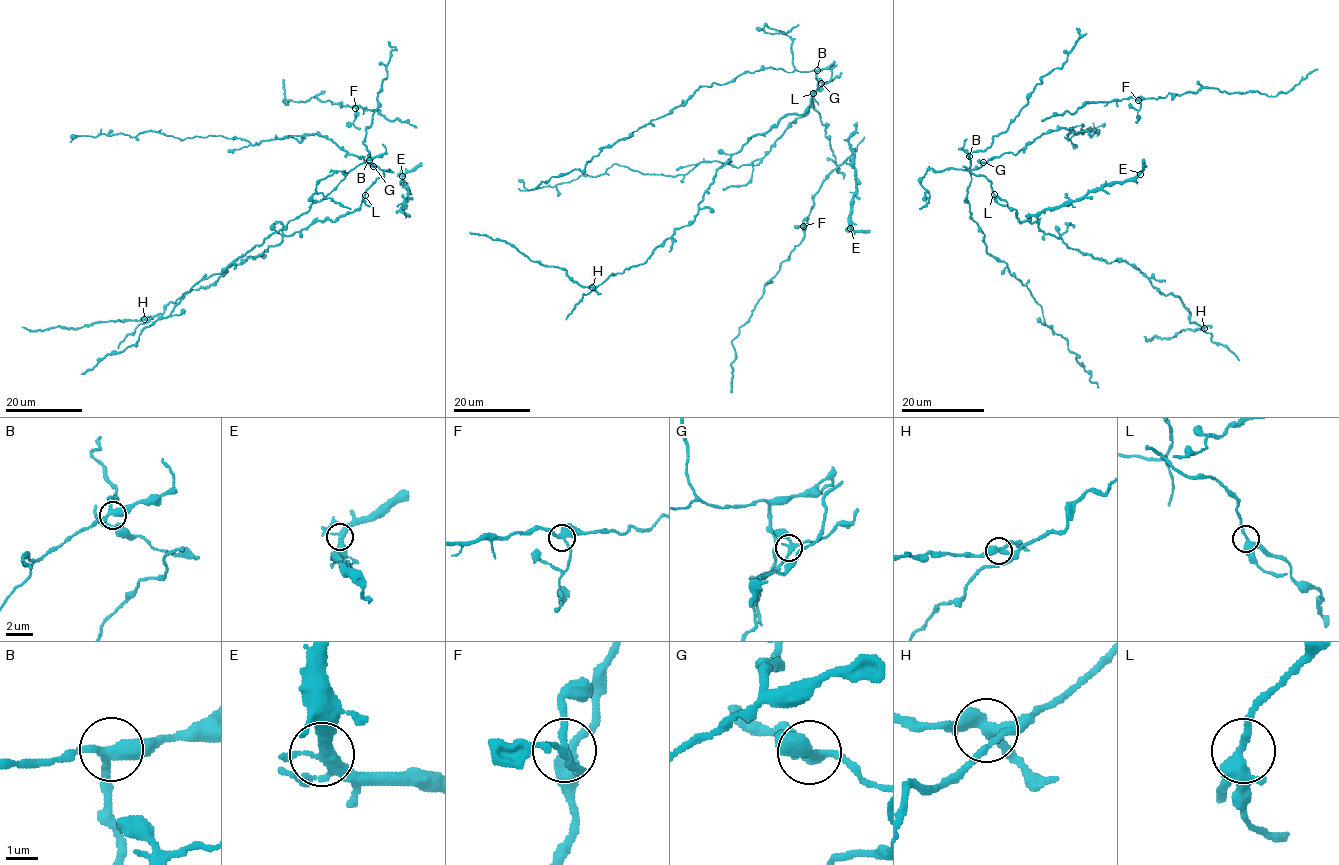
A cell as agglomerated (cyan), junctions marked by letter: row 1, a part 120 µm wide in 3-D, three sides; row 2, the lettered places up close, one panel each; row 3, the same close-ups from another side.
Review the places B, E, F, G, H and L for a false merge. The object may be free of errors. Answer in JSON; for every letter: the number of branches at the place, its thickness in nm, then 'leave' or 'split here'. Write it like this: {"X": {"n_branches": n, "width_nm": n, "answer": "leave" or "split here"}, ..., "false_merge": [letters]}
{"B": {"n_branches": 3, "width_nm": 340, "answer": "leave"}, "E": {"n_branches": 3, "width_nm": 320, "answer": "leave"}, "F": {"n_branches": 3, "width_nm": 340, "answer": "leave"}, "G": {"n_branches": 3, "width_nm": 240, "answer": "leave"}, "H": {"n_branches": 3, "width_nm": 340, "answer": "split here"}, "L": {"n_branches": 4, "width_nm": 320, "answer": "leave"}, "false_merge": ["H"]}

